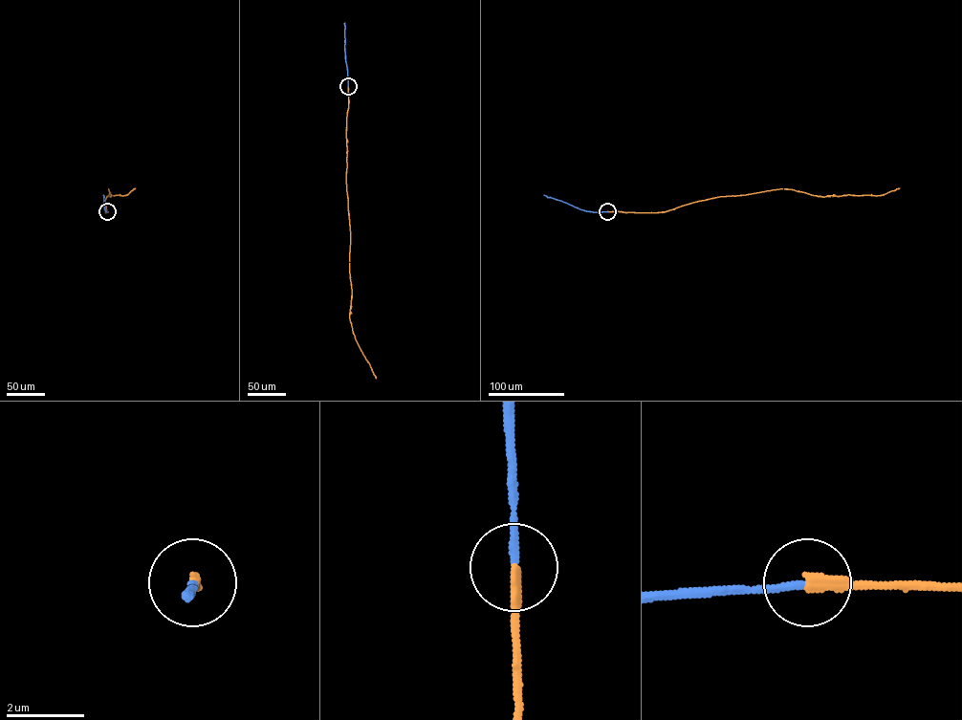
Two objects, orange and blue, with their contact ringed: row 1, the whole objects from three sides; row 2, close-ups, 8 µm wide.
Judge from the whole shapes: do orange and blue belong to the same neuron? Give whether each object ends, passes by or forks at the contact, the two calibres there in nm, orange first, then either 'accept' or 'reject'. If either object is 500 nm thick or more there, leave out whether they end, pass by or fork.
orange ends there; blue ends there; 320 nm thick on the orange side, 190 nm on the other; accept

